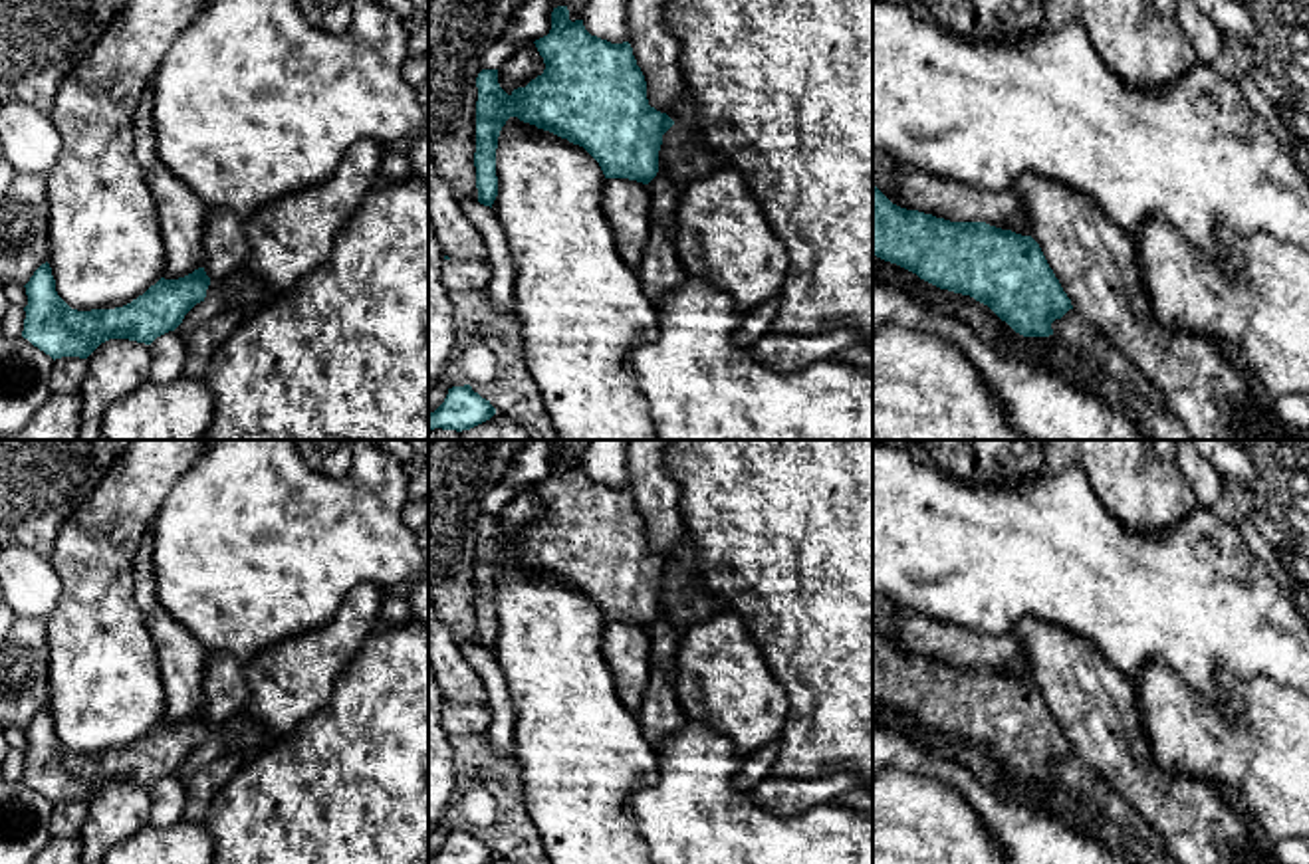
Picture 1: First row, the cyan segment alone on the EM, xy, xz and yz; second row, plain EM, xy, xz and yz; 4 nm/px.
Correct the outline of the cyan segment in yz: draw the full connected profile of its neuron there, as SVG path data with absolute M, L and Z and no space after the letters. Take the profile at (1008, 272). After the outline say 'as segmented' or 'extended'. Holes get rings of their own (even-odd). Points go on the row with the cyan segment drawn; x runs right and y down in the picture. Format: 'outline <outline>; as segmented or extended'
outline M875 184L873 256L974 297L1023 337L1053 335L1051 323L1073 309L1031 236L906 210Z; as segmented

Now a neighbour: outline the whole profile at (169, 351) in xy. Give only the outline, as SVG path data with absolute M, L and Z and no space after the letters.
M169 331L151 343L151 380L171 382L182 375L186 363L184 339Z

